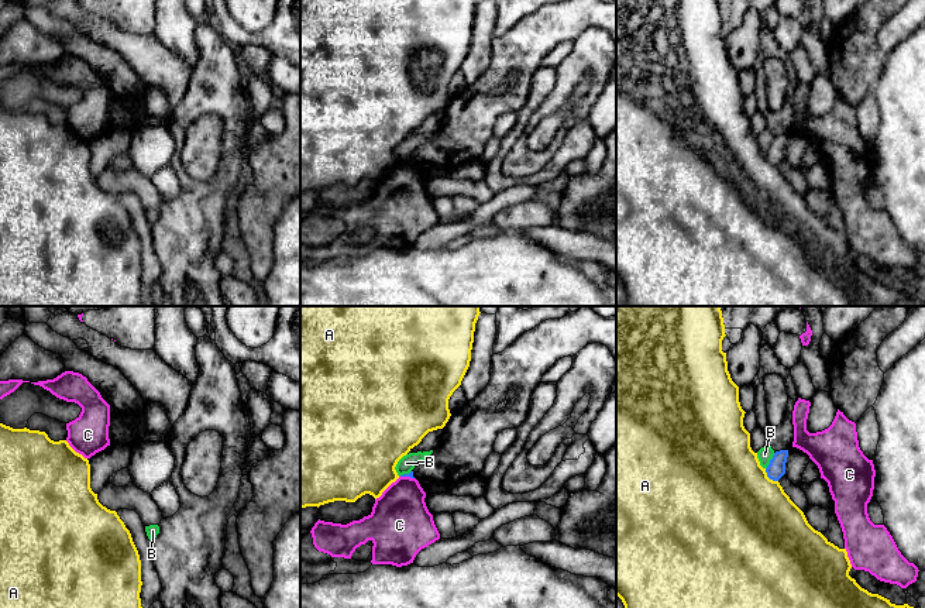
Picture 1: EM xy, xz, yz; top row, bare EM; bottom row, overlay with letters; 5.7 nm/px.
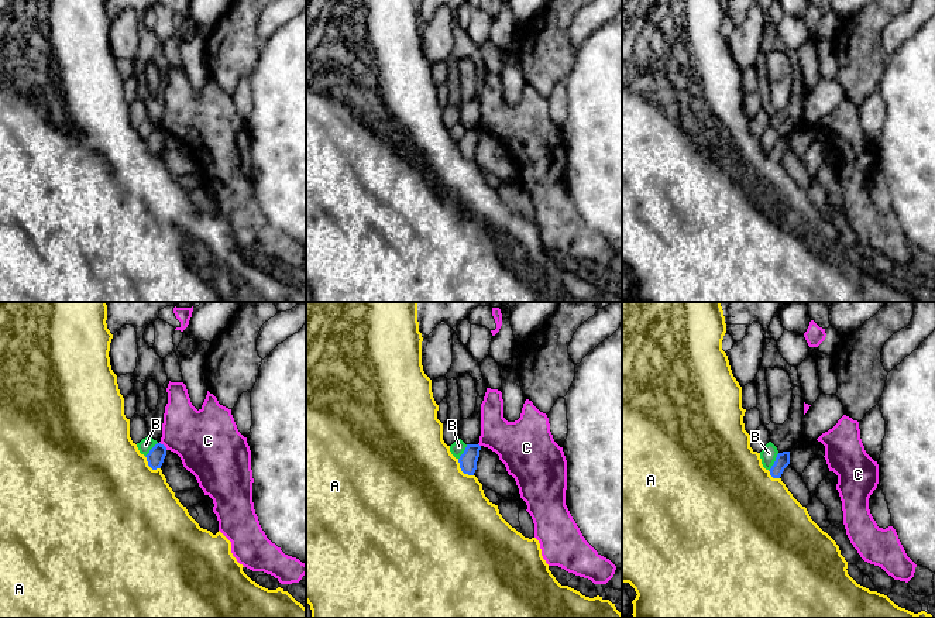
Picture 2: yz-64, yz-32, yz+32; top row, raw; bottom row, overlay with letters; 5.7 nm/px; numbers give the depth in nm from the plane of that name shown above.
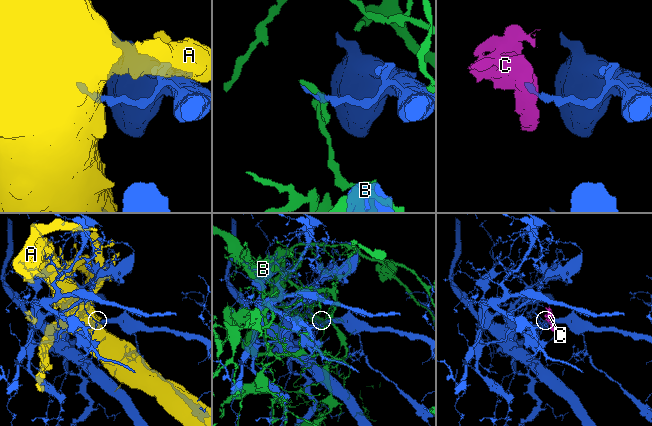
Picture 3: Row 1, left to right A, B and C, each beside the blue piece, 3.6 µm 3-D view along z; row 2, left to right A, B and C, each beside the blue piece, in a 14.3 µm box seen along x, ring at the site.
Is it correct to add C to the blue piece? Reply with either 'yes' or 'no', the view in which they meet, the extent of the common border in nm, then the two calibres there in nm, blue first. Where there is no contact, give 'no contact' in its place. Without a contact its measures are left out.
no | xz | 90 nm | 30/320 nm

